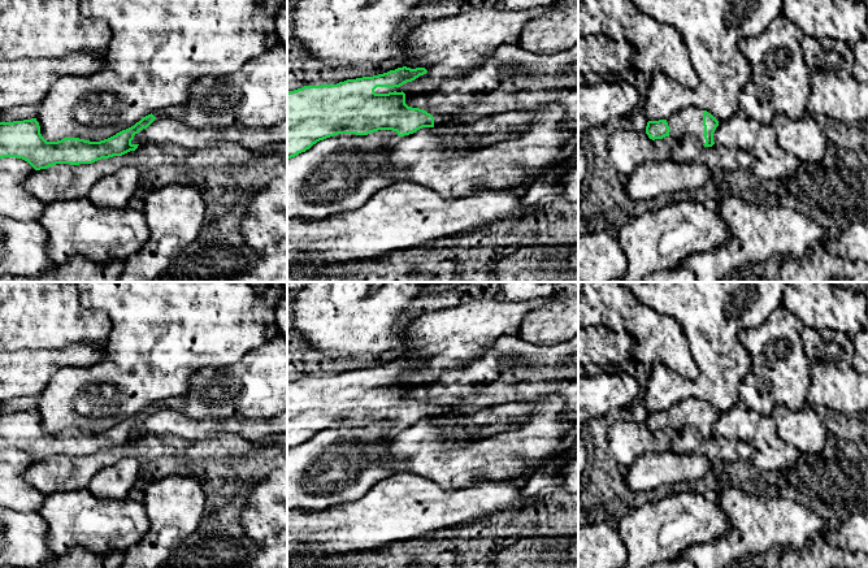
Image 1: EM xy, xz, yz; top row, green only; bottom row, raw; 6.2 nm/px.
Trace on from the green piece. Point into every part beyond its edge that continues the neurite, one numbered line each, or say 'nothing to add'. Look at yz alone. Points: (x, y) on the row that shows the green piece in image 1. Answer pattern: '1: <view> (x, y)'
1: yz (689, 121)

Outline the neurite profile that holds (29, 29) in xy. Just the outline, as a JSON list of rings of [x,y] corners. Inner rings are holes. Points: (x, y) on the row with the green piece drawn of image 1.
[[[0,0],[0,60],[103,55],[112,40],[108,23],[84,17],[79,0]]]

